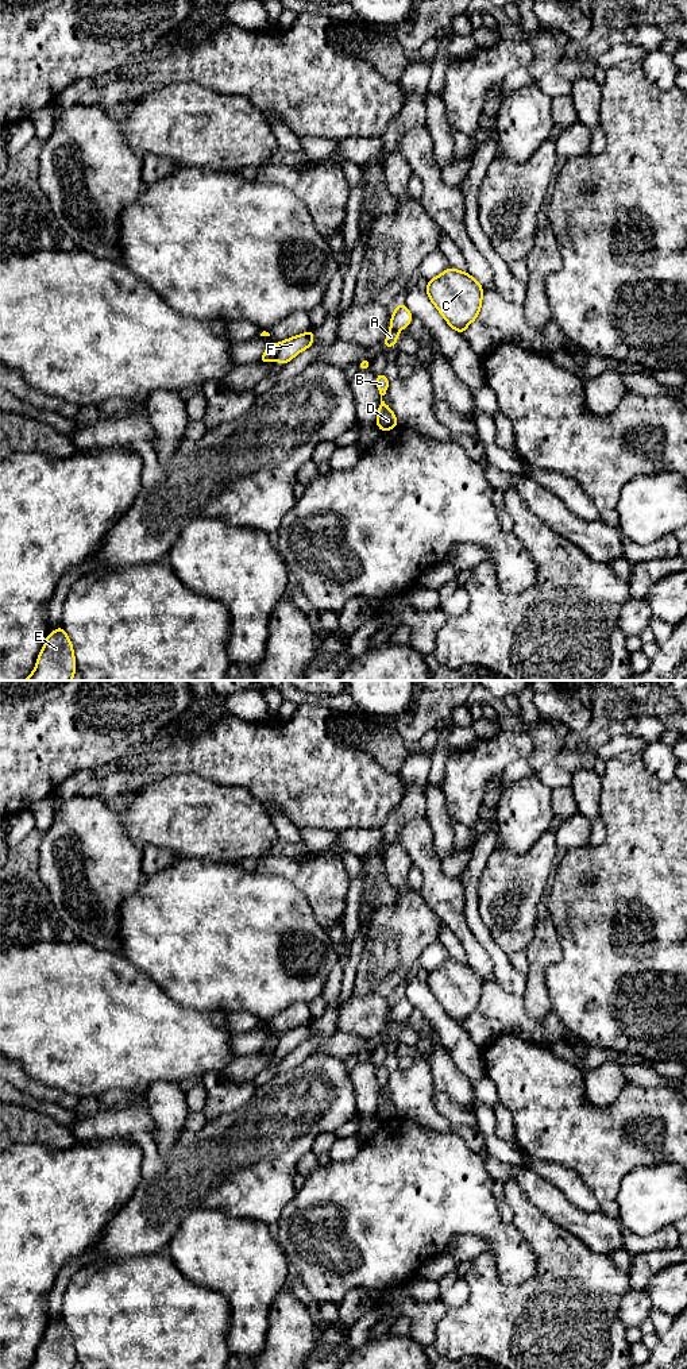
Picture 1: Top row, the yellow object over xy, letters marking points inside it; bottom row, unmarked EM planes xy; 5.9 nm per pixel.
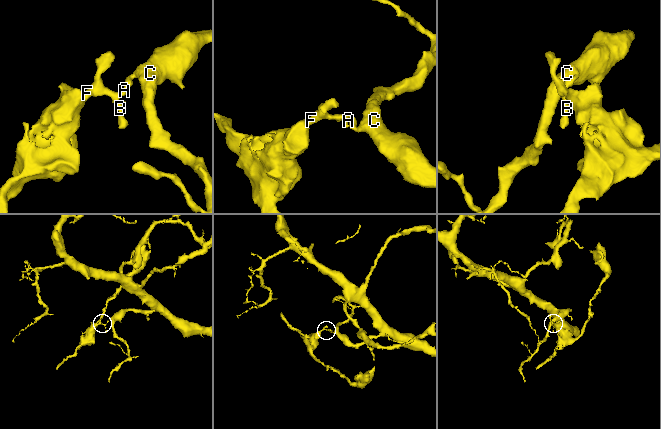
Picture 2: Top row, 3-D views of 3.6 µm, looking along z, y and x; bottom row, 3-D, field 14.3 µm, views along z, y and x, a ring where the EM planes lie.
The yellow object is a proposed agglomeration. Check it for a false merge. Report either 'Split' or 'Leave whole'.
Split

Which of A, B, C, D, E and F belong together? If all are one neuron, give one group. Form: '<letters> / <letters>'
A B C D F / E

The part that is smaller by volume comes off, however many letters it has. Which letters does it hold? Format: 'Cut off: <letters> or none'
Cut off: E

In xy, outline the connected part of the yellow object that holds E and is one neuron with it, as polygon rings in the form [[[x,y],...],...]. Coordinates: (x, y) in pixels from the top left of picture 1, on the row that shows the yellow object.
[[[61,625],[49,632],[35,668],[24,680],[72,680],[76,671],[73,644]]]

